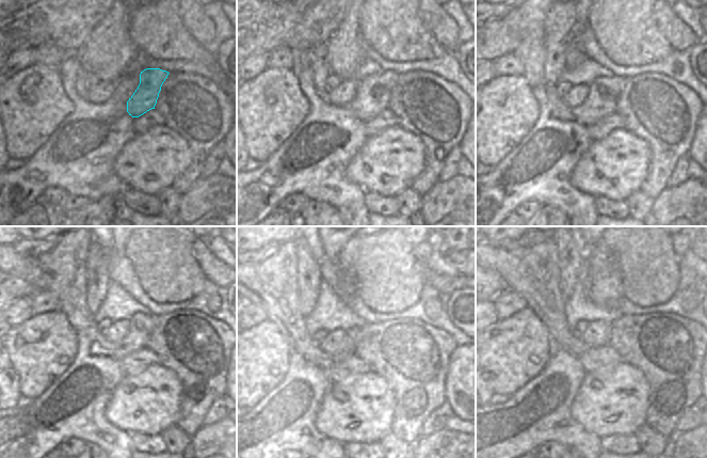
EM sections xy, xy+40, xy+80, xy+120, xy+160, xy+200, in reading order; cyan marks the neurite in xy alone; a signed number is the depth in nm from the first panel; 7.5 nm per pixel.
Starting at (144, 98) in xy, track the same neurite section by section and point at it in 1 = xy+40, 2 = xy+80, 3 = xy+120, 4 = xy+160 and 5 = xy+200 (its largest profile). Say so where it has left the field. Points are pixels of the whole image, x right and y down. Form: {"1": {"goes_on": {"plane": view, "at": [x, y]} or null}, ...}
{"1": {"goes_on": {"plane": "xy+40", "at": [374, 91]}}, "2": {"goes_on": {"plane": "xy+80", "at": [608, 89]}}, "3": {"goes_on": {"plane": "xy+120", "at": [128, 329]}}, "4": {"goes_on": {"plane": "xy+160", "at": [363, 330]}}, "5": {"goes_on": {"plane": "xy+200", "at": [596, 334]}}}

